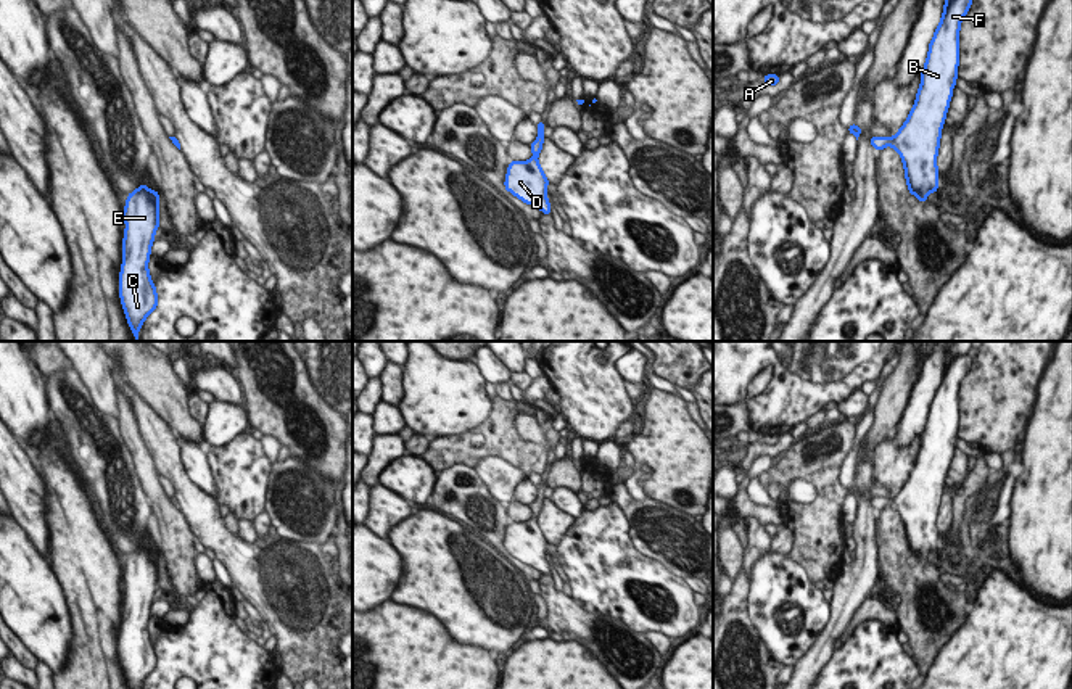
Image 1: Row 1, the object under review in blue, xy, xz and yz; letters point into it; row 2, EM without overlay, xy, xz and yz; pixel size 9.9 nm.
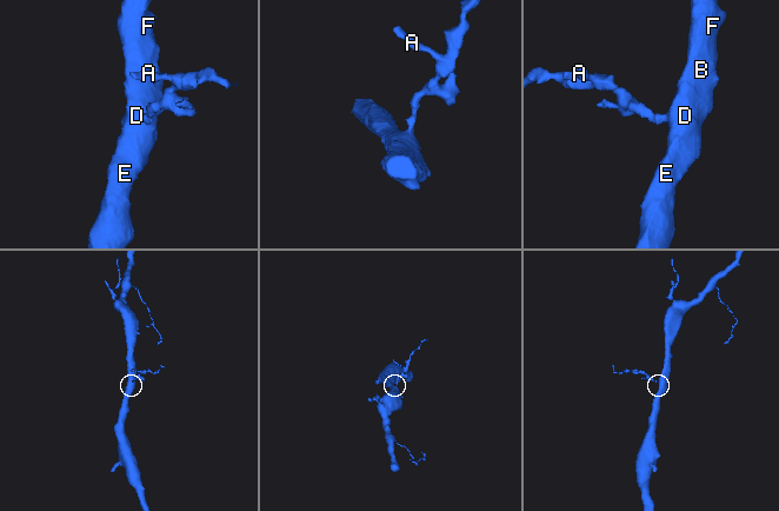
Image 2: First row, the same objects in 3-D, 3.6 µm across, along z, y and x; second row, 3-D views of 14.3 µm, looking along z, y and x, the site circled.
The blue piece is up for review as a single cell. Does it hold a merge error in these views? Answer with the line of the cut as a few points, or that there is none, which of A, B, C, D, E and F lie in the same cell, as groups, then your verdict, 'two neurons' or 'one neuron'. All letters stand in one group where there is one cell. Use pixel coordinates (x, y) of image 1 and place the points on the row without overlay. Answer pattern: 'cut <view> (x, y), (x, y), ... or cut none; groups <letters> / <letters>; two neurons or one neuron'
cut none; groups A B C D E F; one neuron

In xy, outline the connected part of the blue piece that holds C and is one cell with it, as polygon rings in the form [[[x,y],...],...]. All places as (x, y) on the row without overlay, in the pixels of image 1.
[[[140,546],[127,555],[122,571],[126,583],[119,658],[130,689],[142,689],[158,666],[156,647],[151,642],[148,621],[155,594],[159,588],[159,555]]]

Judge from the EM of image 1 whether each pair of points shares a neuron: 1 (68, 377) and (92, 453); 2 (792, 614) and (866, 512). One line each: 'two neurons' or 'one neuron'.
1: one neuron
2: two neurons

